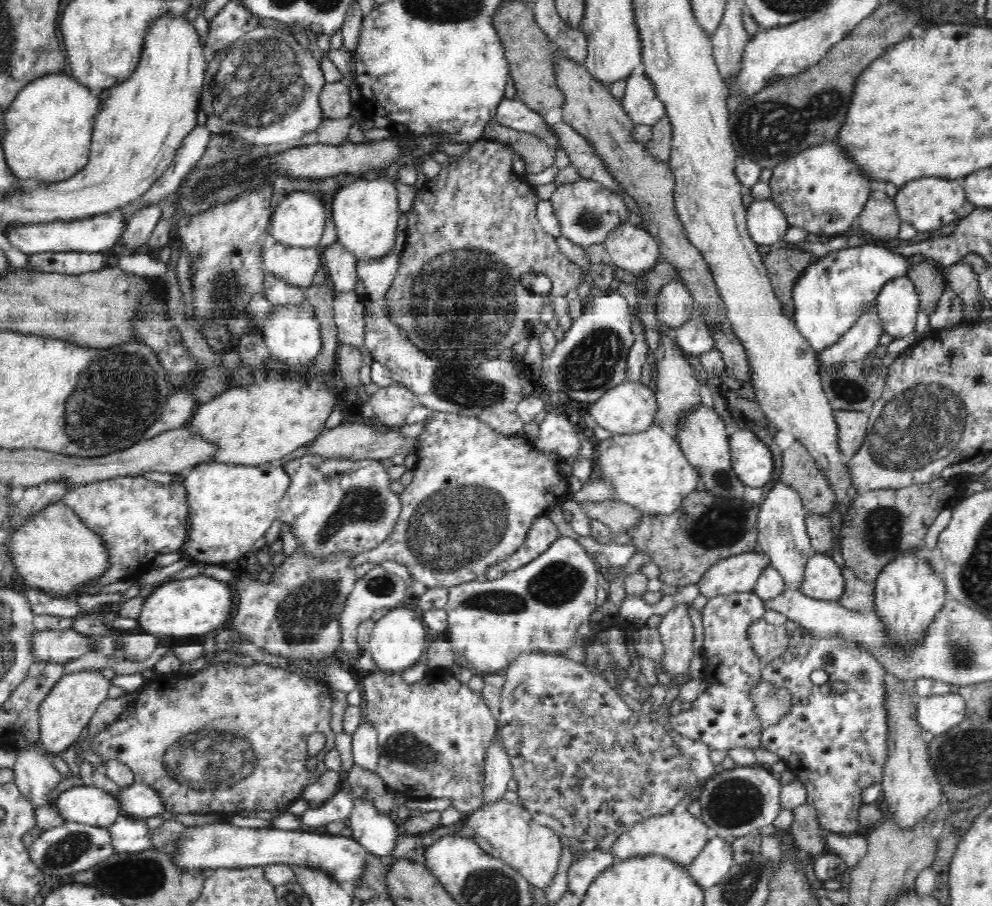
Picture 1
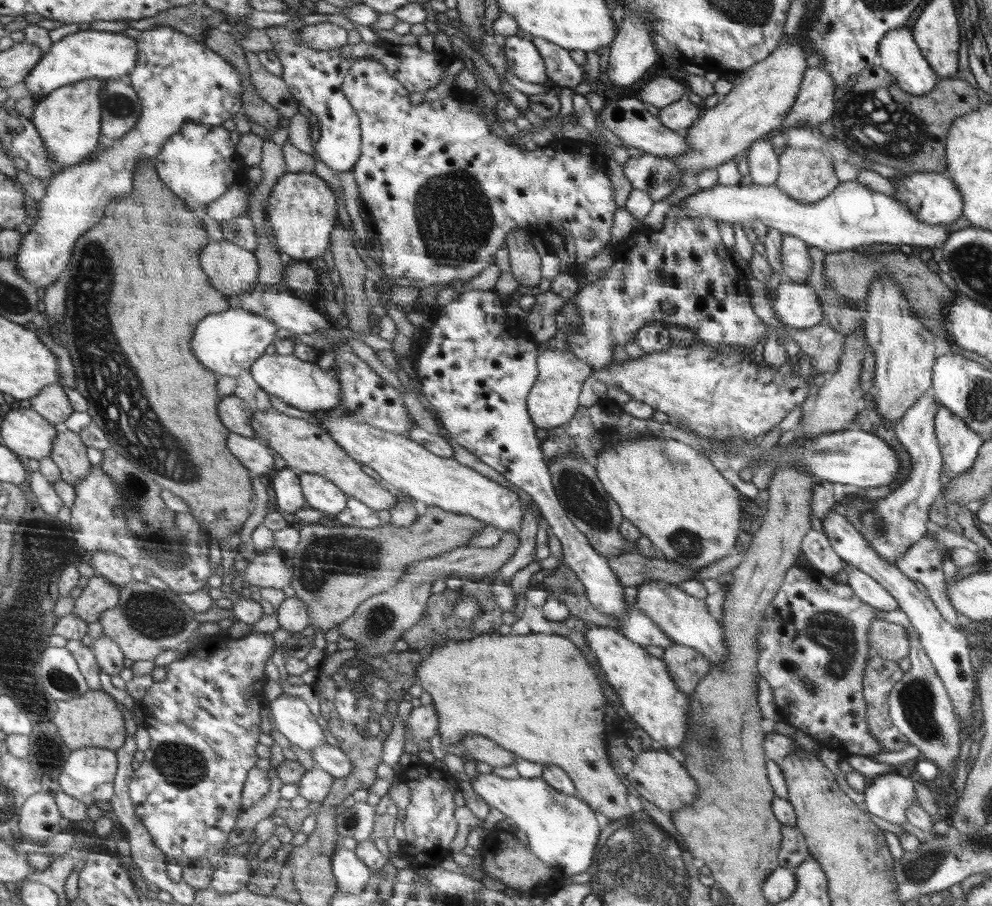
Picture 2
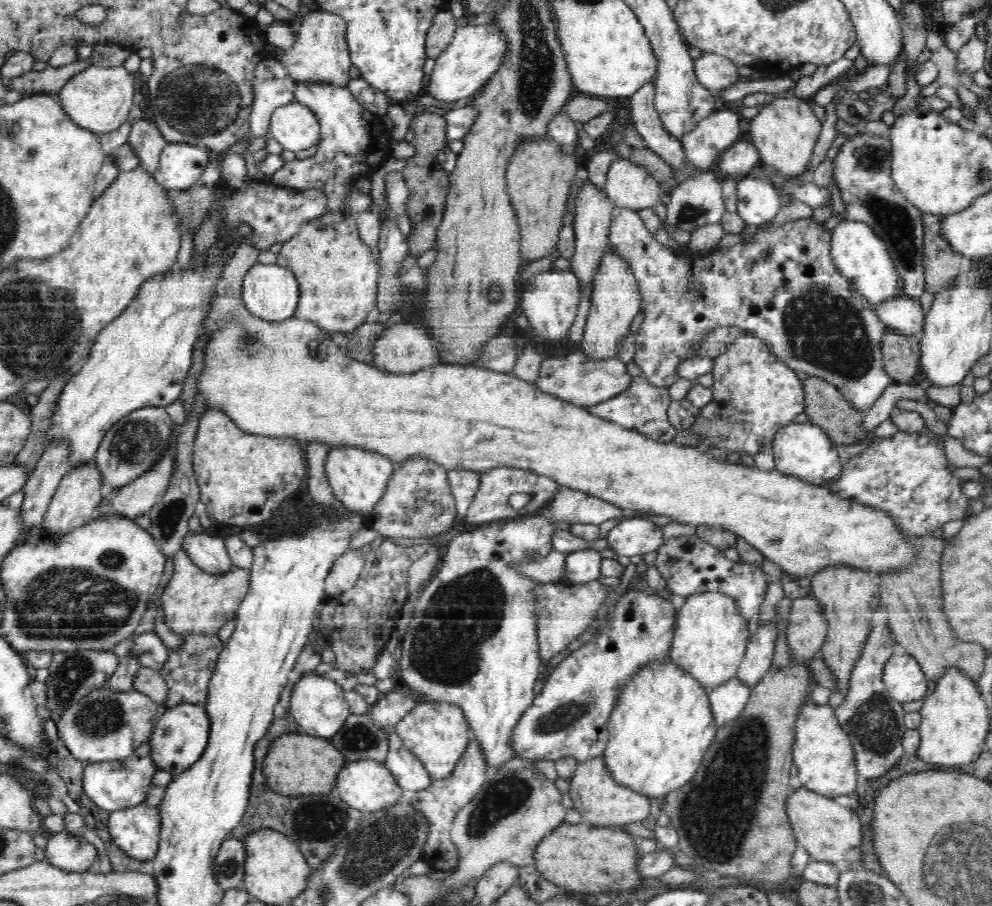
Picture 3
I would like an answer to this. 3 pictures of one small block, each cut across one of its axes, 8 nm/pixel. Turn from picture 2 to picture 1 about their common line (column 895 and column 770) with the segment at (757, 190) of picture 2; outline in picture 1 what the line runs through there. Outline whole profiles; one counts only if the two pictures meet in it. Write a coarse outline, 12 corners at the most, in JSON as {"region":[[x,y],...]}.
{"region":[[769,198],[747,208],[754,242],[775,246],[789,228]]}

